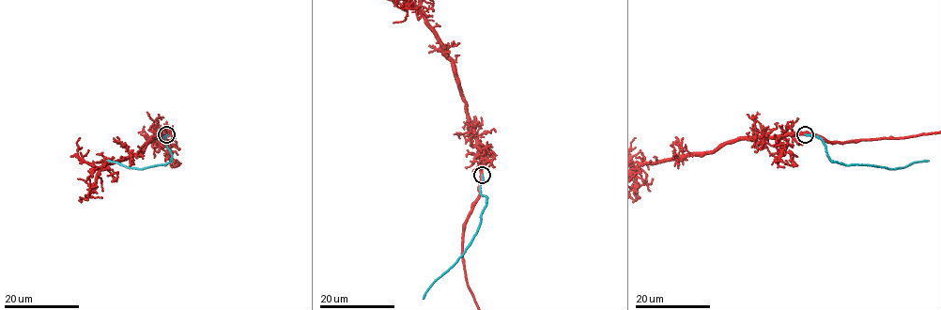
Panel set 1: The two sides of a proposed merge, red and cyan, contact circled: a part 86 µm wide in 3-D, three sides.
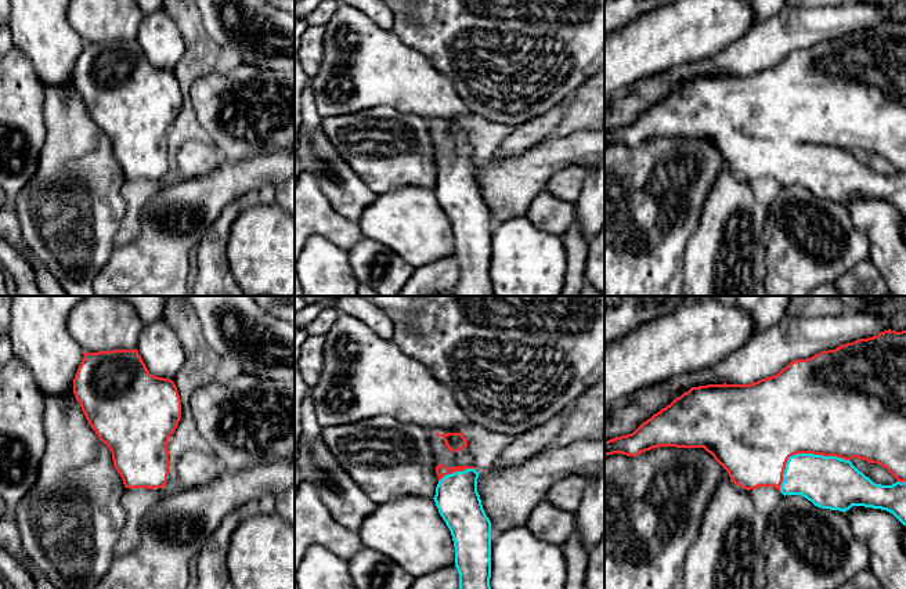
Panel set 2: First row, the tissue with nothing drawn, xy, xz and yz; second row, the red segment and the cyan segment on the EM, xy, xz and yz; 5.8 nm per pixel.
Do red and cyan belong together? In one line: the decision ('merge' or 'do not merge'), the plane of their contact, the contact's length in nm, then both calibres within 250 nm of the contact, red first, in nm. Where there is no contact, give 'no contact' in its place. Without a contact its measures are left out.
merge; meets red in yz; contact 460 nm long; 500 nm thick on the red side, 300 nm on the other

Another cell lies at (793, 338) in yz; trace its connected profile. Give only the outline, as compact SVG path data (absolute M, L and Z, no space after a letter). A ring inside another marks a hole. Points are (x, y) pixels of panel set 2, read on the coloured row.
M841 311L835 317L787 315L715 366L642 389L625 402L604 409L604 441L634 433L692 387L750 384L777 375L795 359L808 359L888 329L906 330L906 321L858 311Z

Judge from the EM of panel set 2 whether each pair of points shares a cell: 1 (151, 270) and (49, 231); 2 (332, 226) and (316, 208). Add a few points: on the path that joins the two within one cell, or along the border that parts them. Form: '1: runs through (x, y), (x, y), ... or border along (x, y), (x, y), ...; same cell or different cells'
1: border along (115, 248), (109, 260), (93, 281); different cells
2: runs through (328, 221), (318, 212); same cell

